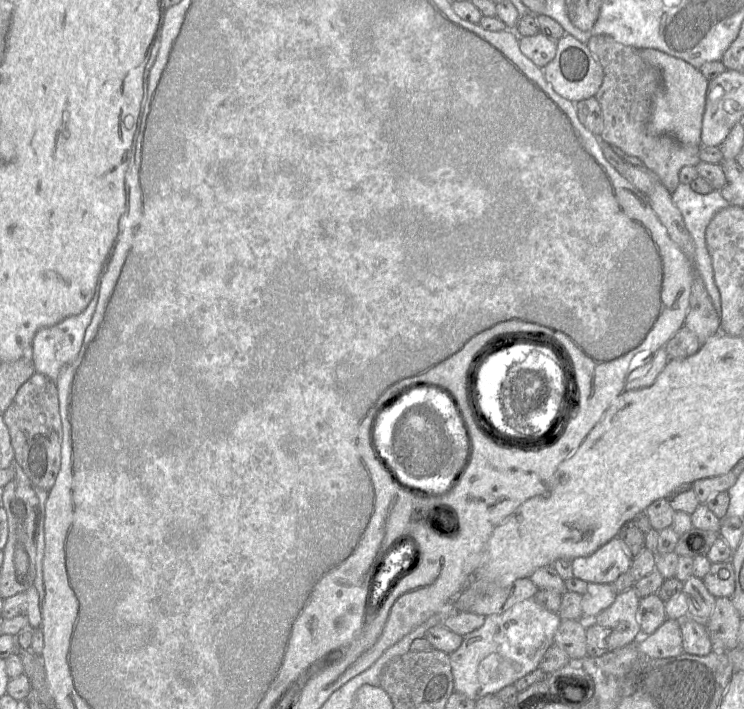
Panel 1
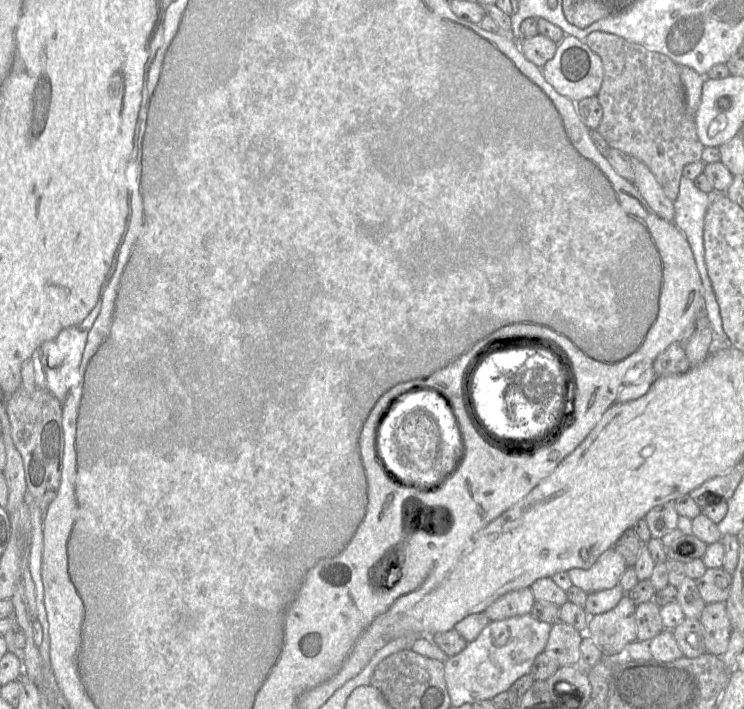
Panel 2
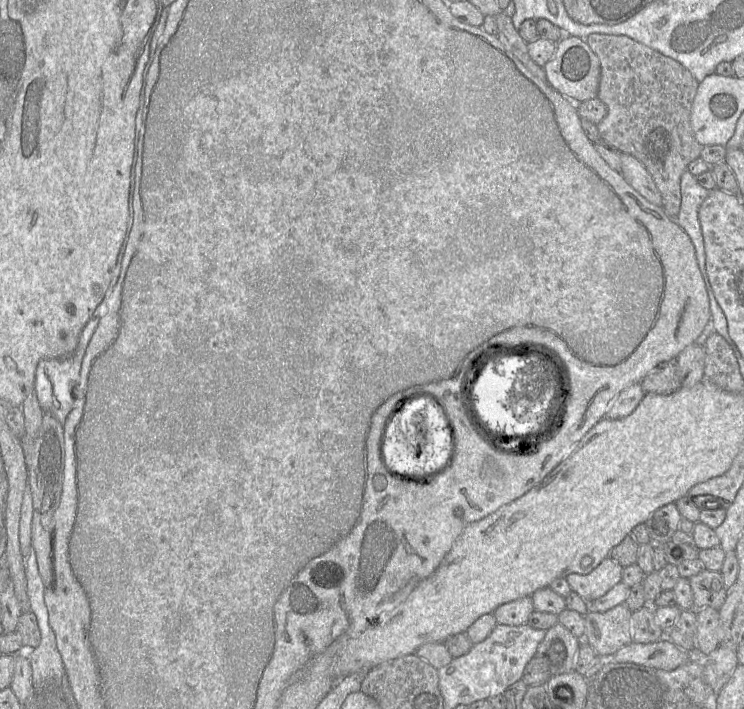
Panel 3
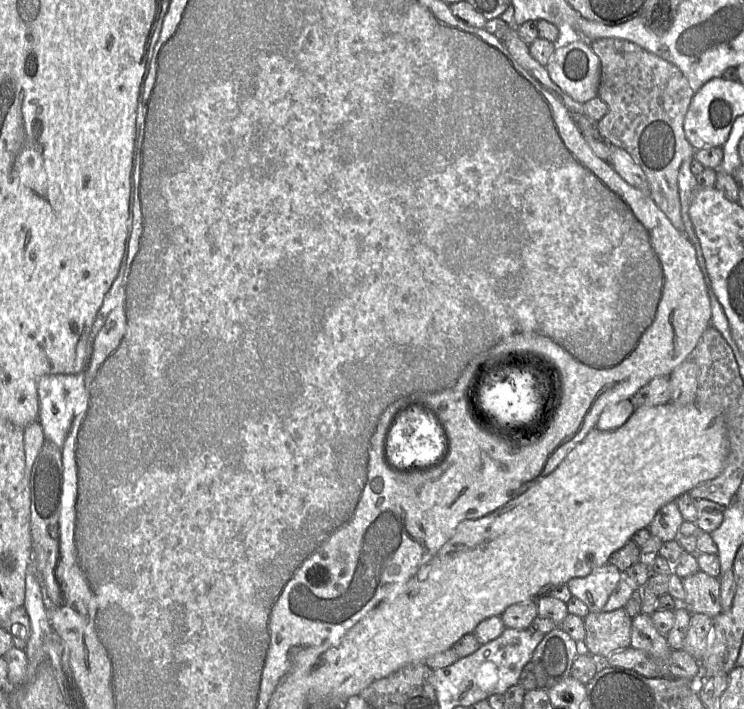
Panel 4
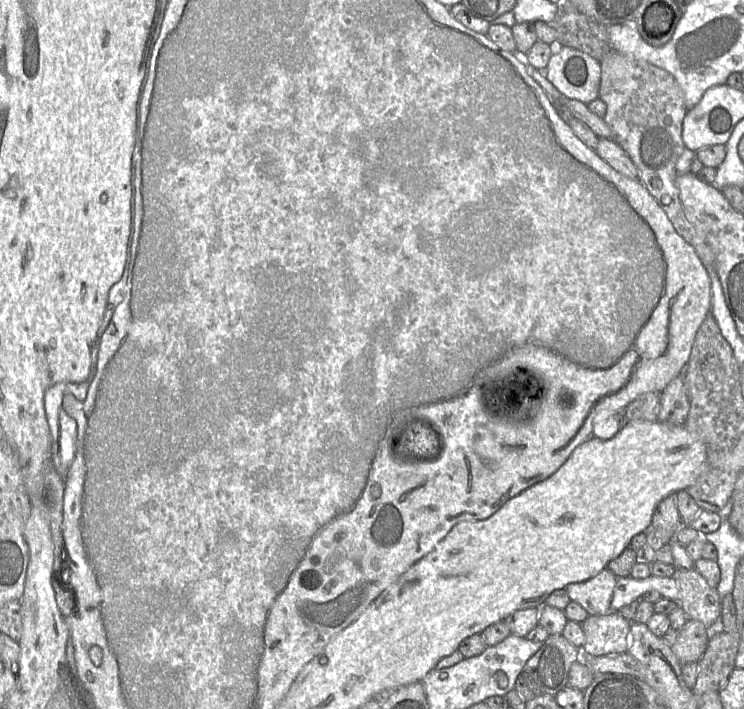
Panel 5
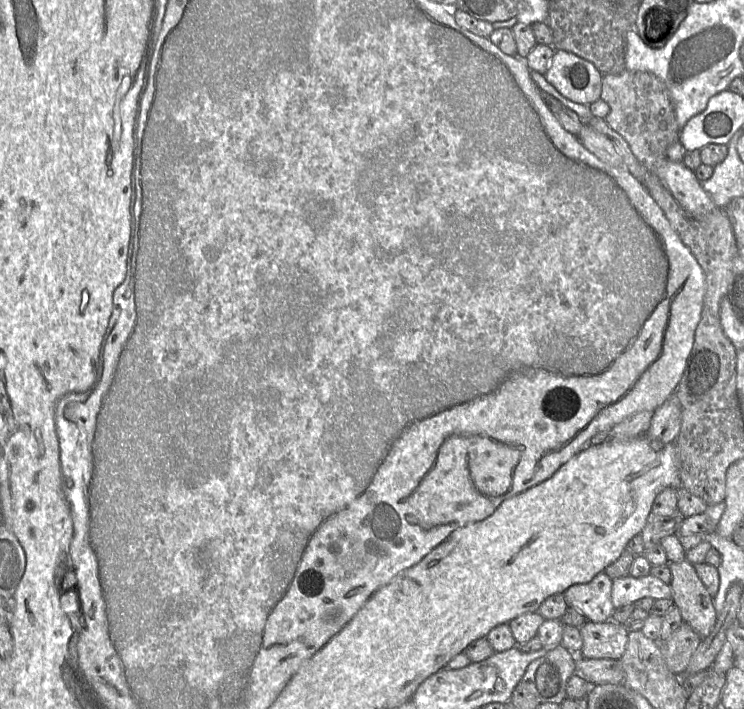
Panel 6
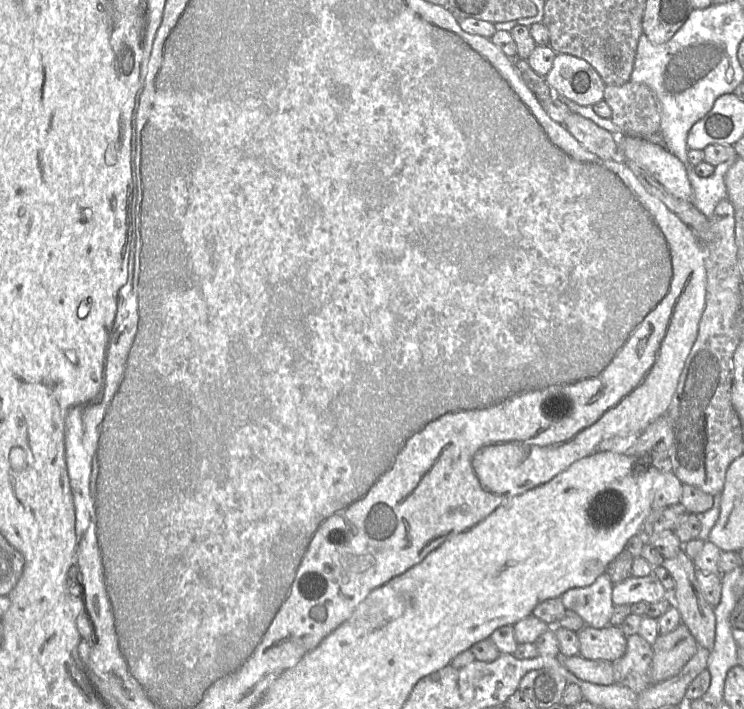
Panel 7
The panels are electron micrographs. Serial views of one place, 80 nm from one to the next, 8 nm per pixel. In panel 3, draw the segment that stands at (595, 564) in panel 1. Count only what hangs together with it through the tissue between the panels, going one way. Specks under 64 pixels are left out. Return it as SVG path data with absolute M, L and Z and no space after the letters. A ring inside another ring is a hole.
M608 556L589 574L571 573L565 578L572 591L586 602L592 602L621 582L622 571L623 567Z

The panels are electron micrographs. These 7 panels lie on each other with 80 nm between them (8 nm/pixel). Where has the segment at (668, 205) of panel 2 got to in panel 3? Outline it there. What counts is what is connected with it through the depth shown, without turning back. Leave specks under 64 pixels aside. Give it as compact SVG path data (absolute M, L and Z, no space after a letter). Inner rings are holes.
M621 153L621 174L644 198L654 205L662 206L662 196L645 166L634 156Z

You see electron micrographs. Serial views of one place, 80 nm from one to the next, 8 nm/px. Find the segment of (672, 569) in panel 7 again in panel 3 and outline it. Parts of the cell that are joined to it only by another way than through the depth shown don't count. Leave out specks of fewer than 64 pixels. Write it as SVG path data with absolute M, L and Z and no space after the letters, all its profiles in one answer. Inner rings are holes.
M703 569L688 578L693 593L694 609L712 607L719 610L726 600L727 589L721 572Z

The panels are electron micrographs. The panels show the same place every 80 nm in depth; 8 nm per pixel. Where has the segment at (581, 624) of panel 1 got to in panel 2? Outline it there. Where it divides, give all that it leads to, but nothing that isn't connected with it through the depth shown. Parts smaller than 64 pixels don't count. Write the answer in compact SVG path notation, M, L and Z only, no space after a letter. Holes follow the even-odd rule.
M557 621L552 625L544 650L553 653L559 666L577 666L584 633L573 626Z

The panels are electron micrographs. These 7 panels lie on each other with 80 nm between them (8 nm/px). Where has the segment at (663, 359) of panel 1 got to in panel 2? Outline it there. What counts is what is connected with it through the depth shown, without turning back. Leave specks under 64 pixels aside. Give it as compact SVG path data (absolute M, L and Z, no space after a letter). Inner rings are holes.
M641 362L630 368L620 386L616 403L627 403L646 394L656 380L653 363Z

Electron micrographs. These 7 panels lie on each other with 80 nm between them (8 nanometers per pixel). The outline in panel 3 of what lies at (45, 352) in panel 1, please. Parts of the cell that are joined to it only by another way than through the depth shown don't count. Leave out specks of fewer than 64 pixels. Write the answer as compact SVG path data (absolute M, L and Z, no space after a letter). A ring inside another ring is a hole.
M96 308L88 322L83 327L79 336L77 348L72 356L64 359L43 359L38 363L36 368L35 392L37 400L44 413L53 415L62 425L69 412L74 408L76 400L82 401L81 407L83 409L85 390L83 389L80 379L80 369L86 348L100 320L100 318L92 318L97 314L97 311L98 308Z

